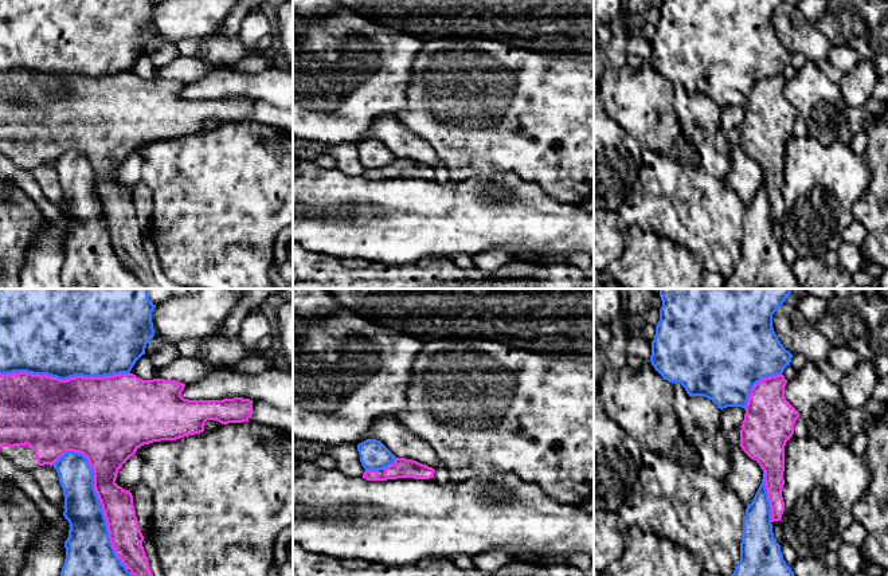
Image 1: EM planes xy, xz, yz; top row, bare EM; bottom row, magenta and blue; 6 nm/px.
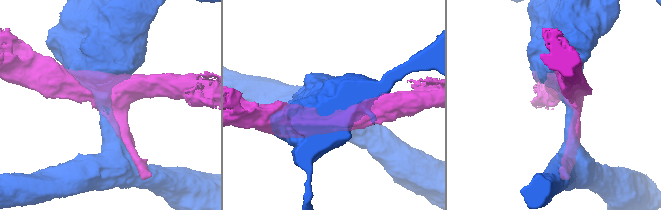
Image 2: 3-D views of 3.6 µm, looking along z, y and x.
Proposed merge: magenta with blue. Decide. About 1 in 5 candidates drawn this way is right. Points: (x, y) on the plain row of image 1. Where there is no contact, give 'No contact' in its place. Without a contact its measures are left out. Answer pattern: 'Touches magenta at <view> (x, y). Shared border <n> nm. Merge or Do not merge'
Touches magenta at xy (101, 203). Shared border 800 nm. Do not merge

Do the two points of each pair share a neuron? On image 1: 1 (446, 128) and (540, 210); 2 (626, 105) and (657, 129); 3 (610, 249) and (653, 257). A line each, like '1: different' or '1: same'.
1: different
2: same
3: different

